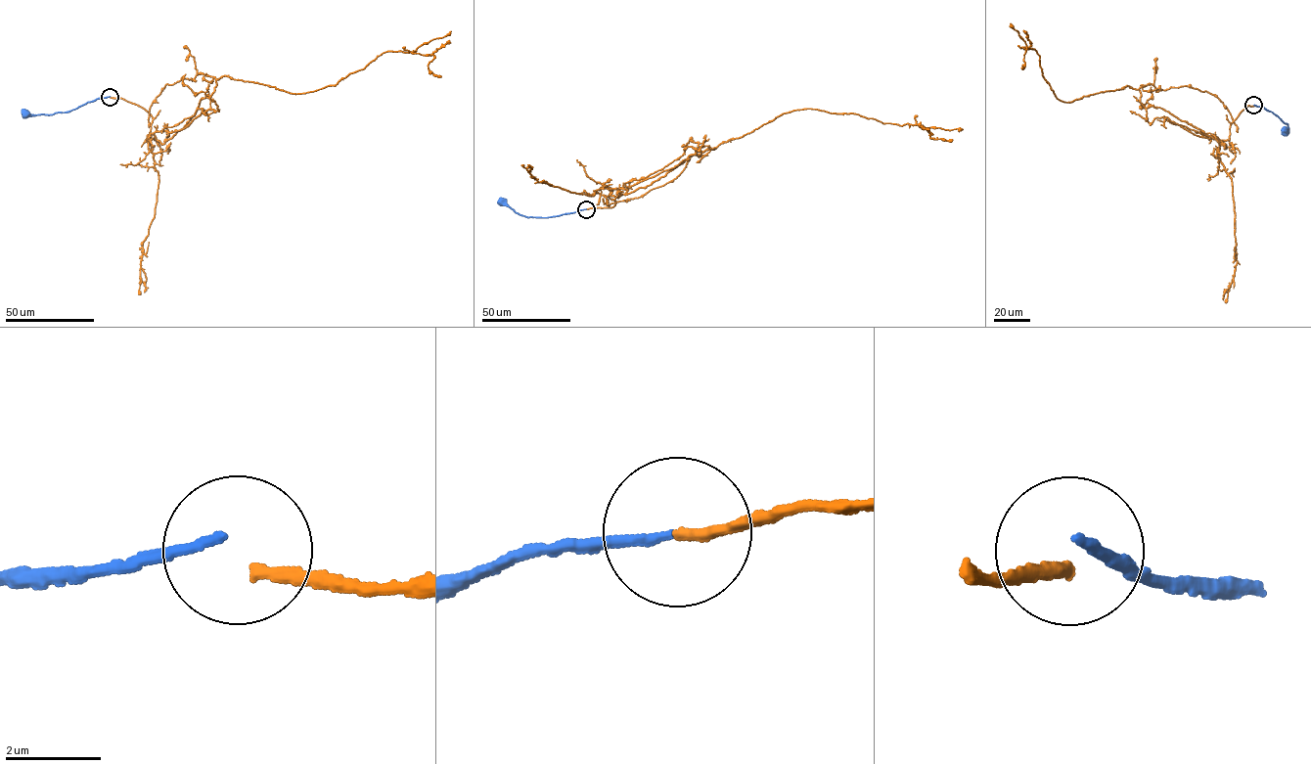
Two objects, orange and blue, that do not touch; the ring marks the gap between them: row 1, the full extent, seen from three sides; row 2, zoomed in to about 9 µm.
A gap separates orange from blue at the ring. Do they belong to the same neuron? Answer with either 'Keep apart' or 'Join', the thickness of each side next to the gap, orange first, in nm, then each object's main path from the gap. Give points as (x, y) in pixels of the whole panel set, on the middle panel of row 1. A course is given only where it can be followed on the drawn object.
Keep apart. Thickness 240 nm (orange) against 170 nm. Course of orange: (586, 209), (613, 206), (613, 189), (688, 147), (717, 147), (793, 110), (929, 129). Course of blue: (586, 209), (532, 217), (519, 214), (501, 203)

